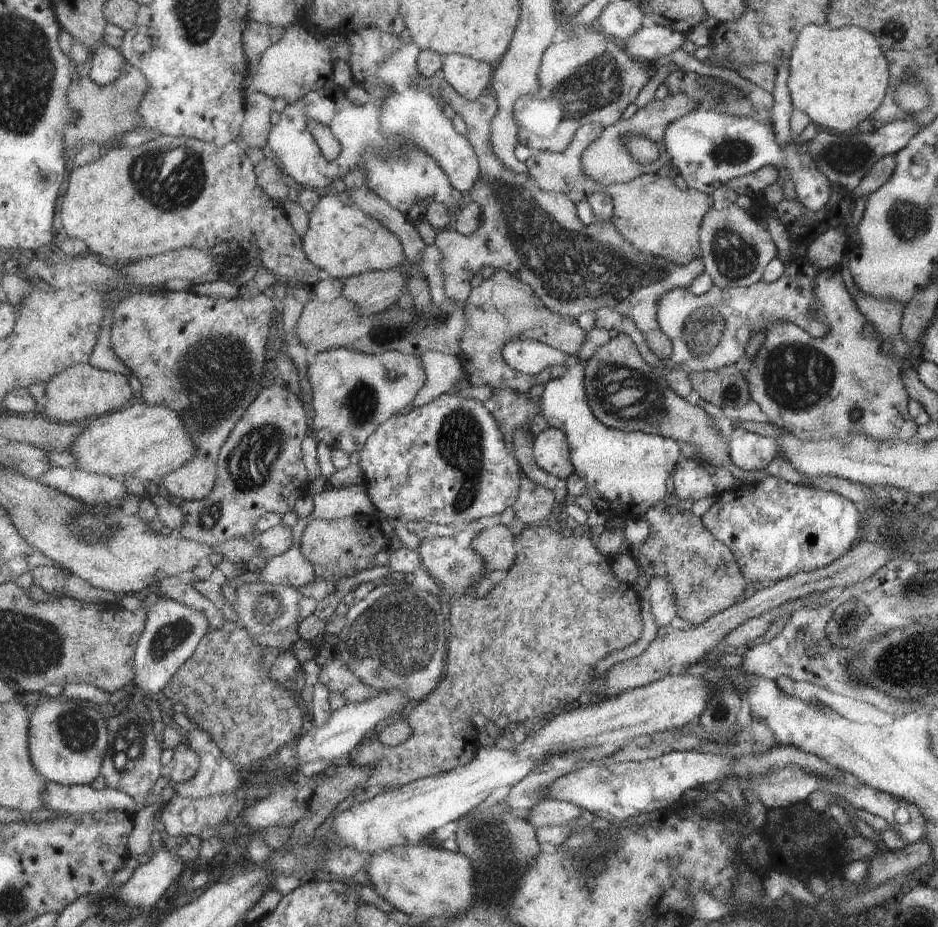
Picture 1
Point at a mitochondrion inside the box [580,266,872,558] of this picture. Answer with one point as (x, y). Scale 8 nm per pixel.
(796, 377)

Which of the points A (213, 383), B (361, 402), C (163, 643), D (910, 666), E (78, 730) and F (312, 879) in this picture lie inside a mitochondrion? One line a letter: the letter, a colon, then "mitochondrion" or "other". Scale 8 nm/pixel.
A: mitochondrion
B: mitochondrion
C: mitochondrion
D: mitochondrion
E: mitochondrion
F: other

